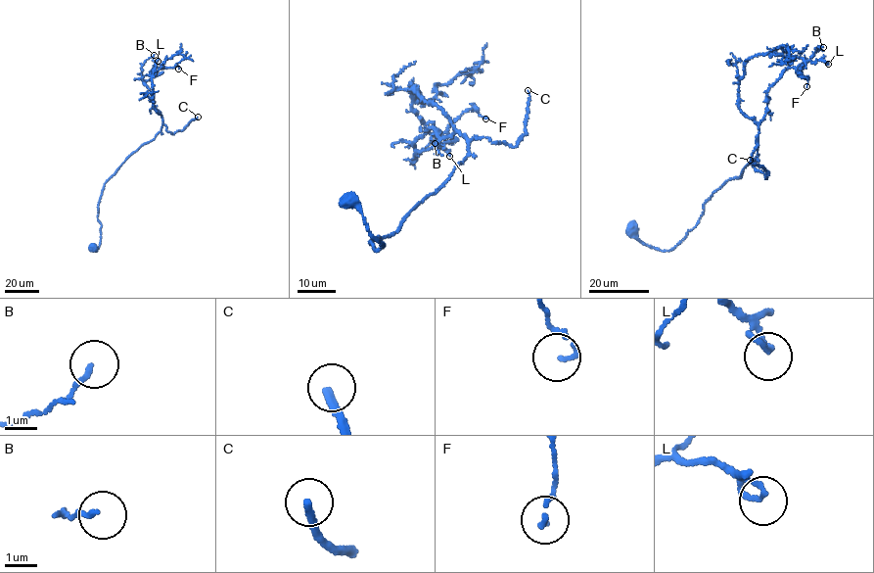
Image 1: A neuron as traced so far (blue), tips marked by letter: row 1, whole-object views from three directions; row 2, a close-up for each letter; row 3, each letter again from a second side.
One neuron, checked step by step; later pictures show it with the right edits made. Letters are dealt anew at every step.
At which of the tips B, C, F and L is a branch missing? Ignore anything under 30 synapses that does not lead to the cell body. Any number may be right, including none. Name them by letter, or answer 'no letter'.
C

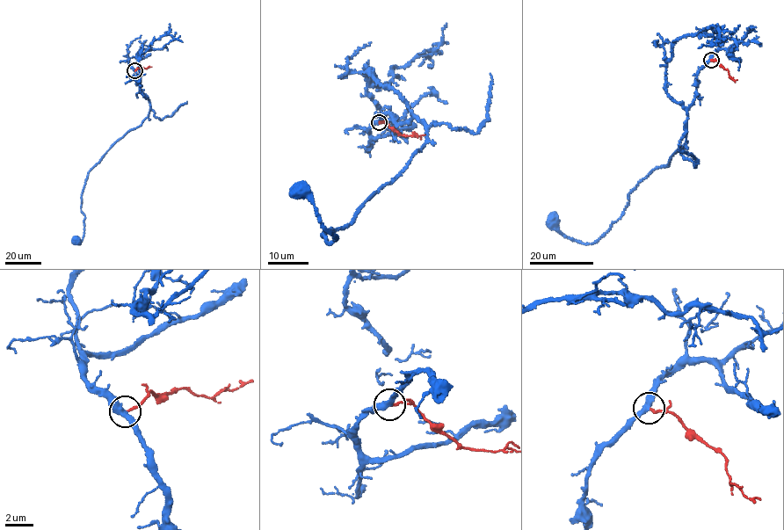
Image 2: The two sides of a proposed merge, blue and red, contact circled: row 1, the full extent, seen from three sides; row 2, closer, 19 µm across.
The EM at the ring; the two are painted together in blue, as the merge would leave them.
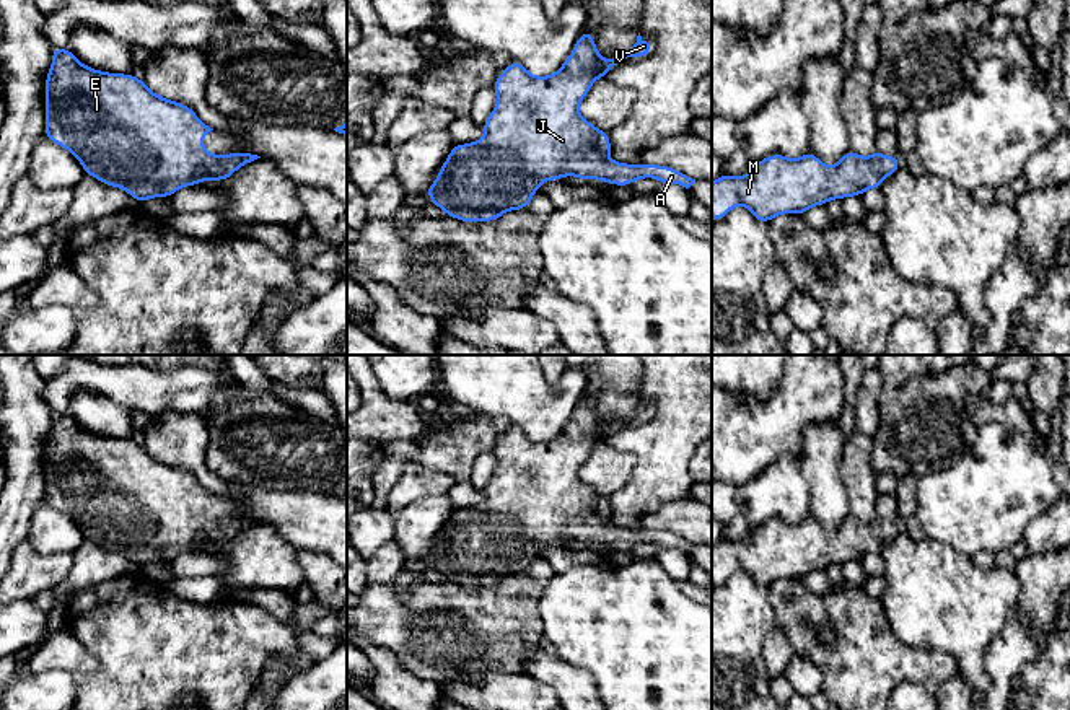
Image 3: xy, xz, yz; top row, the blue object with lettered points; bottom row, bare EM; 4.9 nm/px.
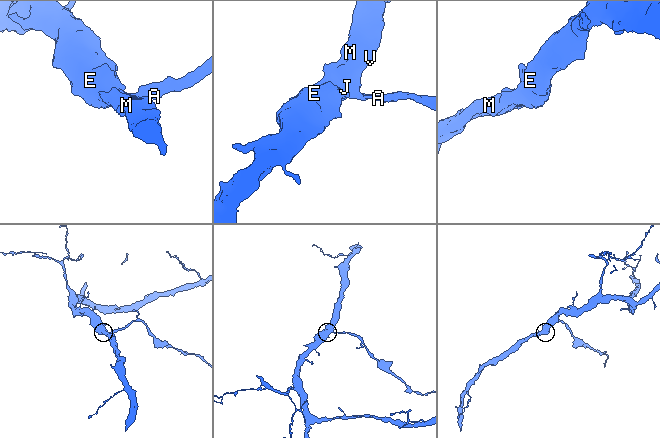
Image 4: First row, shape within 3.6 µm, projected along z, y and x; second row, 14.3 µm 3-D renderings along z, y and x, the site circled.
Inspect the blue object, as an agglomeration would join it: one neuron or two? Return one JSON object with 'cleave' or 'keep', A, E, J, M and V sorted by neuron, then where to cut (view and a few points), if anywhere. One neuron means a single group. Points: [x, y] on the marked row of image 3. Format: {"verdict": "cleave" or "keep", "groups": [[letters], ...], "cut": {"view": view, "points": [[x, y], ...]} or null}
{"verdict": "keep", "groups": [["A", "E", "J", "M", "V"]], "cut": null}

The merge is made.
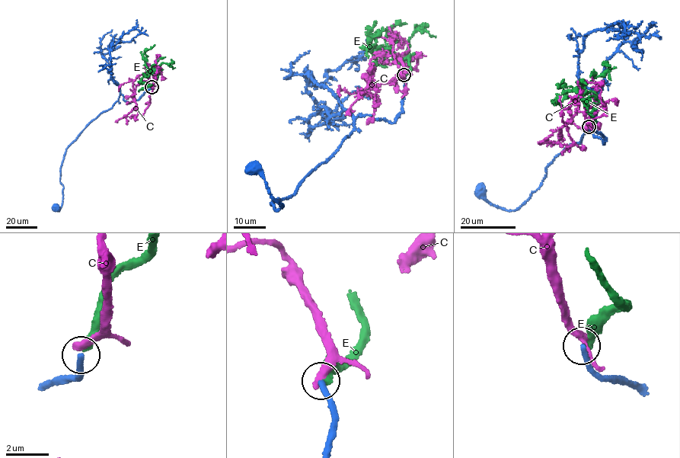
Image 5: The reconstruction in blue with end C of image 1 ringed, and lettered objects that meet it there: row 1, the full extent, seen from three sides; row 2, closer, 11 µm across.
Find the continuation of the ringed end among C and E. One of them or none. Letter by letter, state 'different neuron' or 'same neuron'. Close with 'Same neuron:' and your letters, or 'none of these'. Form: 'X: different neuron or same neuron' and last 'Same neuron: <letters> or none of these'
C: different neuron
E: different neuron
Same neuron: none of these

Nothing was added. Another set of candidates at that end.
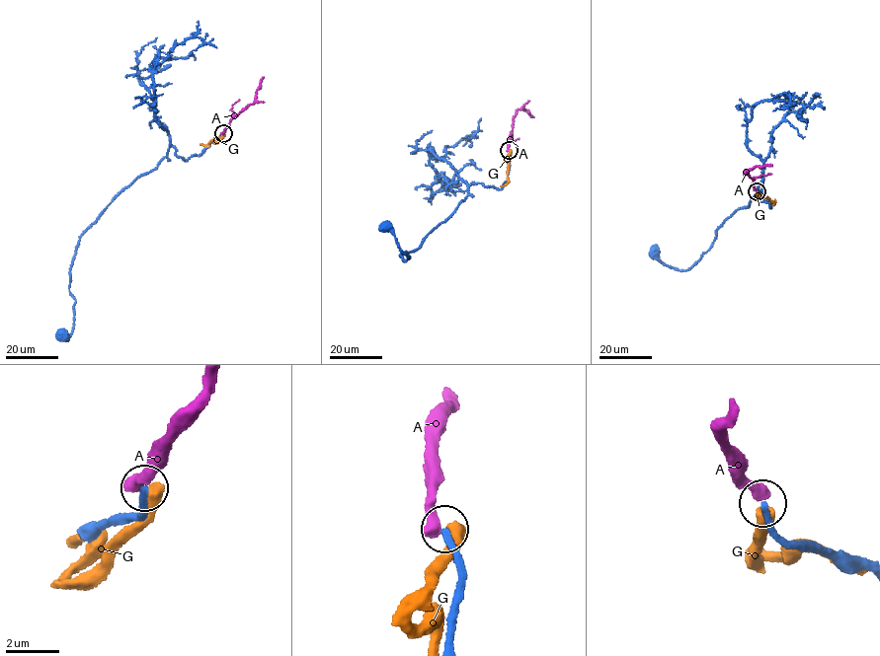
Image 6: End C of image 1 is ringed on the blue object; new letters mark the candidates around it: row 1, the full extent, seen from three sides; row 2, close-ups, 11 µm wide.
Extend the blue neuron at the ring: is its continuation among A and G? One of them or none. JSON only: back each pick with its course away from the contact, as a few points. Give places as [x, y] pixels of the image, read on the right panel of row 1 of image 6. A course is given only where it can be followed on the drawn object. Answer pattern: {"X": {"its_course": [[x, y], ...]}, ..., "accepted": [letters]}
{"accepted": []}

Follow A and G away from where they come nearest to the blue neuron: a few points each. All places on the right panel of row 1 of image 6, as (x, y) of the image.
A: (757, 191), (754, 179), (745, 171), (771, 165)
G: (757, 192), (756, 196), (761, 195), (774, 203), (774, 198)

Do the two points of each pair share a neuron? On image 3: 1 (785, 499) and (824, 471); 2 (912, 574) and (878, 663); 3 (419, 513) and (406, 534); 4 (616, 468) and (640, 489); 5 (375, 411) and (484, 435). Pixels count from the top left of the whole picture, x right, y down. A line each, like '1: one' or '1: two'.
1: two
2: two
3: one
4: two
5: two

